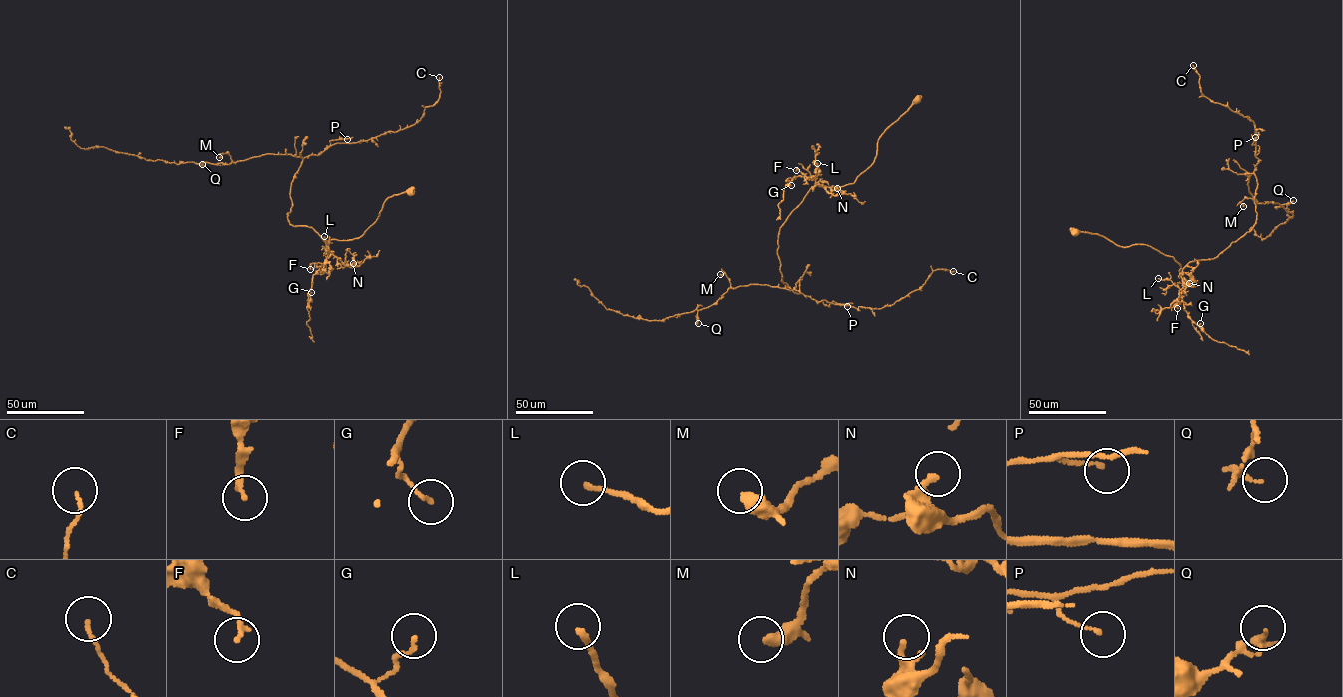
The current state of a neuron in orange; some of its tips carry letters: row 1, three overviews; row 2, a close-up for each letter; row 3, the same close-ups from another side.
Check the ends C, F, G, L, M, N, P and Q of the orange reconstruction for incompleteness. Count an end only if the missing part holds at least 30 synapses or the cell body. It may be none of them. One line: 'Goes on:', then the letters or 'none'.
Goes on: none

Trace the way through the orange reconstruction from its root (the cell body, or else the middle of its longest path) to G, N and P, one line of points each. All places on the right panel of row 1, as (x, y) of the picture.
G: (1075, 232), (1098, 234), (1123, 247), (1145, 244), (1172, 256), (1181, 268), (1184, 309), (1191, 319), (1200, 323)
N: (1075, 232), (1098, 234), (1123, 247), (1149, 245), (1179, 264), (1182, 282), (1197, 284), (1189, 283)
P: (1075, 232), (1123, 247), (1149, 245), (1172, 256), (1180, 274), (1192, 261), (1214, 258), (1256, 223), (1255, 137)

